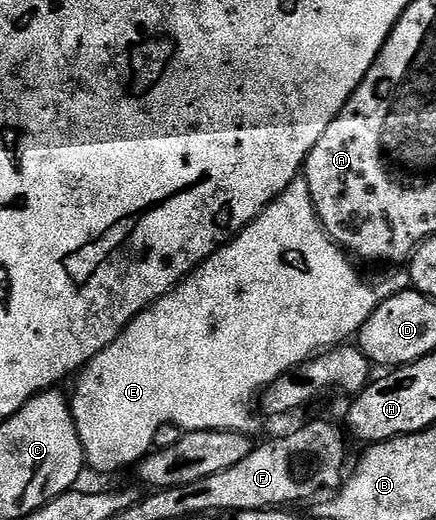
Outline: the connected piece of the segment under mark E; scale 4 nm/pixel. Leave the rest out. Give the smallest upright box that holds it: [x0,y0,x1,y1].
[70,176,411,474]

